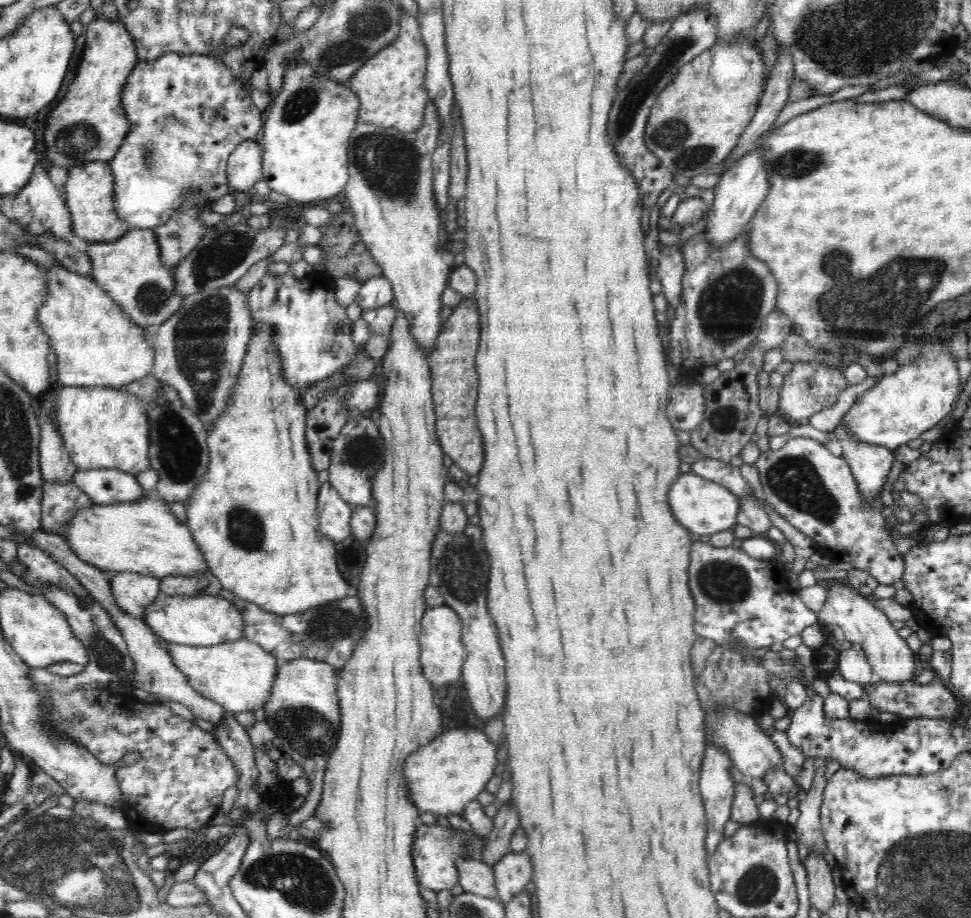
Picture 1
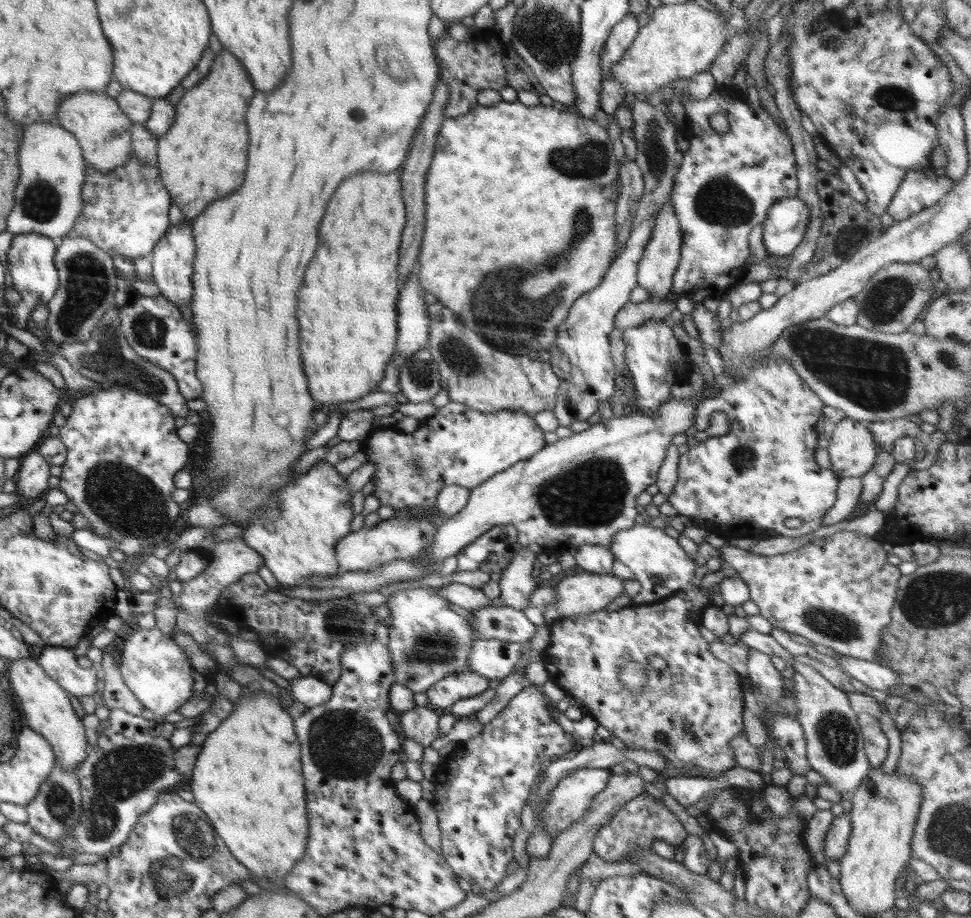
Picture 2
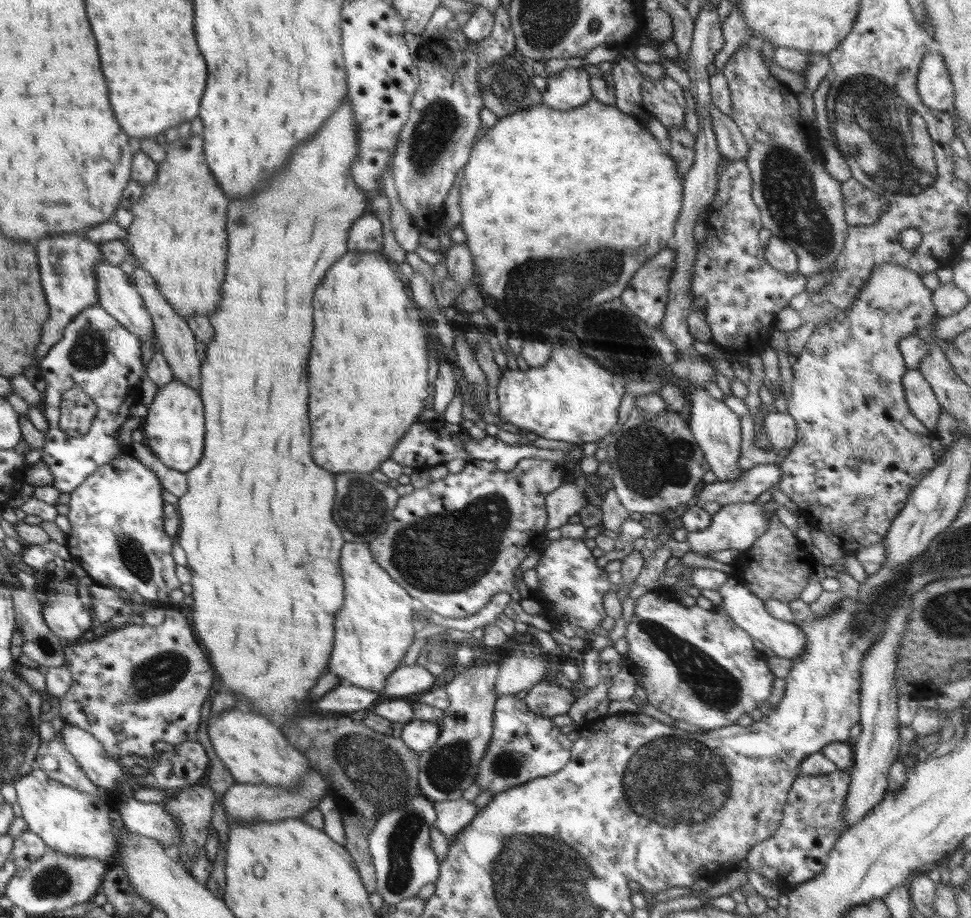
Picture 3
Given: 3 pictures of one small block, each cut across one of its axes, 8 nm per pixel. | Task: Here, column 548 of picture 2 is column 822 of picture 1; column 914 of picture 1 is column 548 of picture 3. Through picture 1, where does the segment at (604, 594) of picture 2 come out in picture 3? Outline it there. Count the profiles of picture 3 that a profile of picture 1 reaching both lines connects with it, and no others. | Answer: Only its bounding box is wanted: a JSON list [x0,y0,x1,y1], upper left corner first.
[494,643,554,699]

